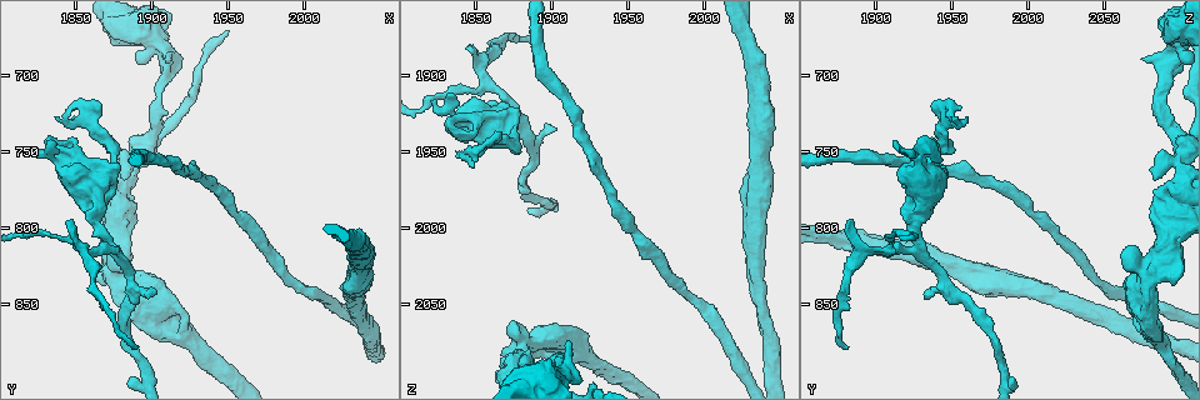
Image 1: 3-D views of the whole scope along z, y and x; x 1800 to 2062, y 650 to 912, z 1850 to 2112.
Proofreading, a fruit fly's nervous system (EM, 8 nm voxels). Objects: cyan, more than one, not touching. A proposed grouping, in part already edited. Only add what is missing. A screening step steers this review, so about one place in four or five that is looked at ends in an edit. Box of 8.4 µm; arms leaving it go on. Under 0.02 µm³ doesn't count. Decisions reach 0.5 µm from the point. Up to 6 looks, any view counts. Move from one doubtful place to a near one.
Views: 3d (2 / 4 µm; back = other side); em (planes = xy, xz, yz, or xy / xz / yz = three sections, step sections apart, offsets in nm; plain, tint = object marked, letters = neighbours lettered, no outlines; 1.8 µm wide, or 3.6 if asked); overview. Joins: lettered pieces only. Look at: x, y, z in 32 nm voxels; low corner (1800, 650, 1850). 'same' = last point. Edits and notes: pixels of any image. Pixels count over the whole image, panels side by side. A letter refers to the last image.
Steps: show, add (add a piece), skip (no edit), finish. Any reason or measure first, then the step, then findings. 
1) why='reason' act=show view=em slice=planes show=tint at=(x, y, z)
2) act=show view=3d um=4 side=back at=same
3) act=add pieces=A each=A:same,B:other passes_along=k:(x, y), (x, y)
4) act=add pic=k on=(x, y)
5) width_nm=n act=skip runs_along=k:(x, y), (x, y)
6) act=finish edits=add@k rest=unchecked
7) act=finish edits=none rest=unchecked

why='tapers out' act=show view=3d um=2 at=(1844, 794, 1882)

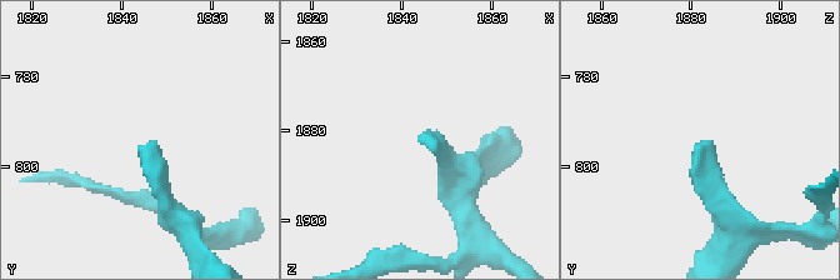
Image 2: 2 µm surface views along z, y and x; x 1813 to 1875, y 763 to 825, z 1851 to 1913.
act=show view=em slice=planes show=letters at=(1845, 795, 1880)

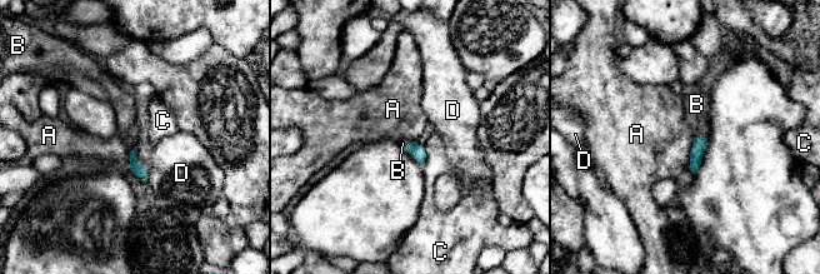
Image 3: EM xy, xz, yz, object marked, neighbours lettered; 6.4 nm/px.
act=add pieces=B each=A:other,B:same,C:other,D:other passes_along=3:(699, 144), (700, 138), (696, 104) found='it goes on there'

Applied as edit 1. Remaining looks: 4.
why='thin end' act=show view=3d um=4 at=(1848, 728, 1960)

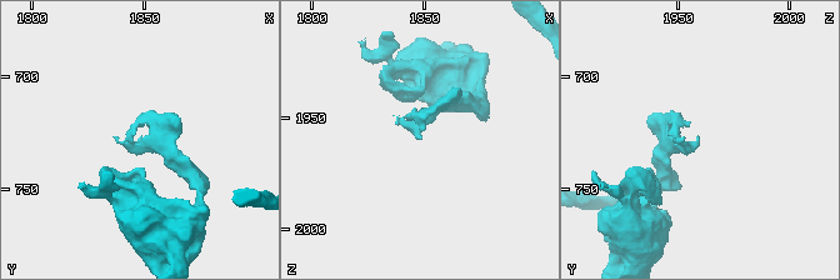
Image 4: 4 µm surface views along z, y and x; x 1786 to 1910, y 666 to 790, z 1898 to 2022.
why='now the EM' act=show view=em slice=planes show=letters at=(1848, 727, 1958)

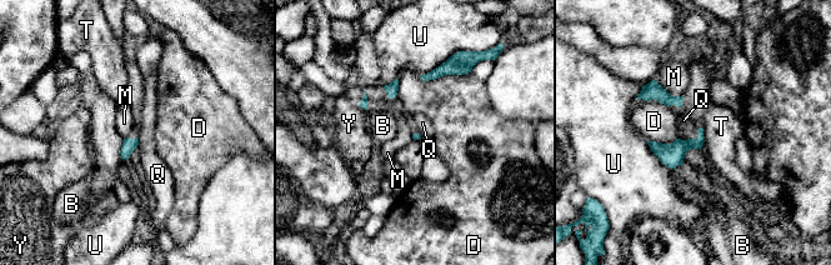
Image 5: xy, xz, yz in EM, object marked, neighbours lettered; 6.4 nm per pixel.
longest_contact=D:340nm act=skip each=B:other,D:other,M:other,Q:other,T:other,U:other,Y:other border=5:(655, 80), (670, 94), (681, 96) found='no lettered piece goes on from it'

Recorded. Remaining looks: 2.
act=show view=em slice=xy step=8 show=tint at=(1890, 878, 1878)

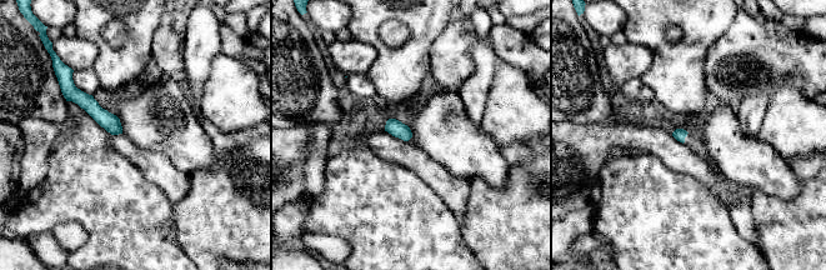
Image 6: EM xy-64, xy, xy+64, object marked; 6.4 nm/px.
why='another direction' act=show view=em slice=planes show=letters at=same

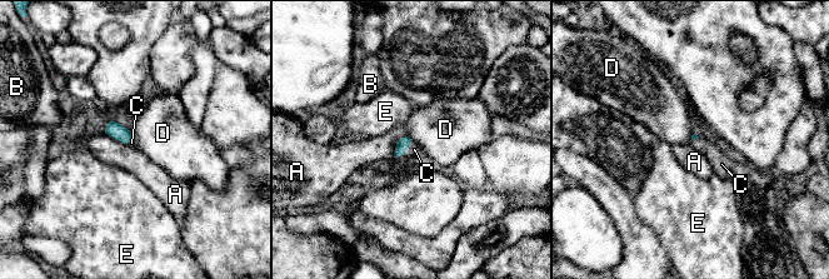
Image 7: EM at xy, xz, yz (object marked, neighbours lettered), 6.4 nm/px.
act=add pieces=C each=A:other,B:other,C:same,D:other,E:other passes_along=7:(403, 144), (404, 152), (414, 149) found='the neuron continues'

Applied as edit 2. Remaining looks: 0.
act=finish edits=add@3,add@7 rest=unchecked

